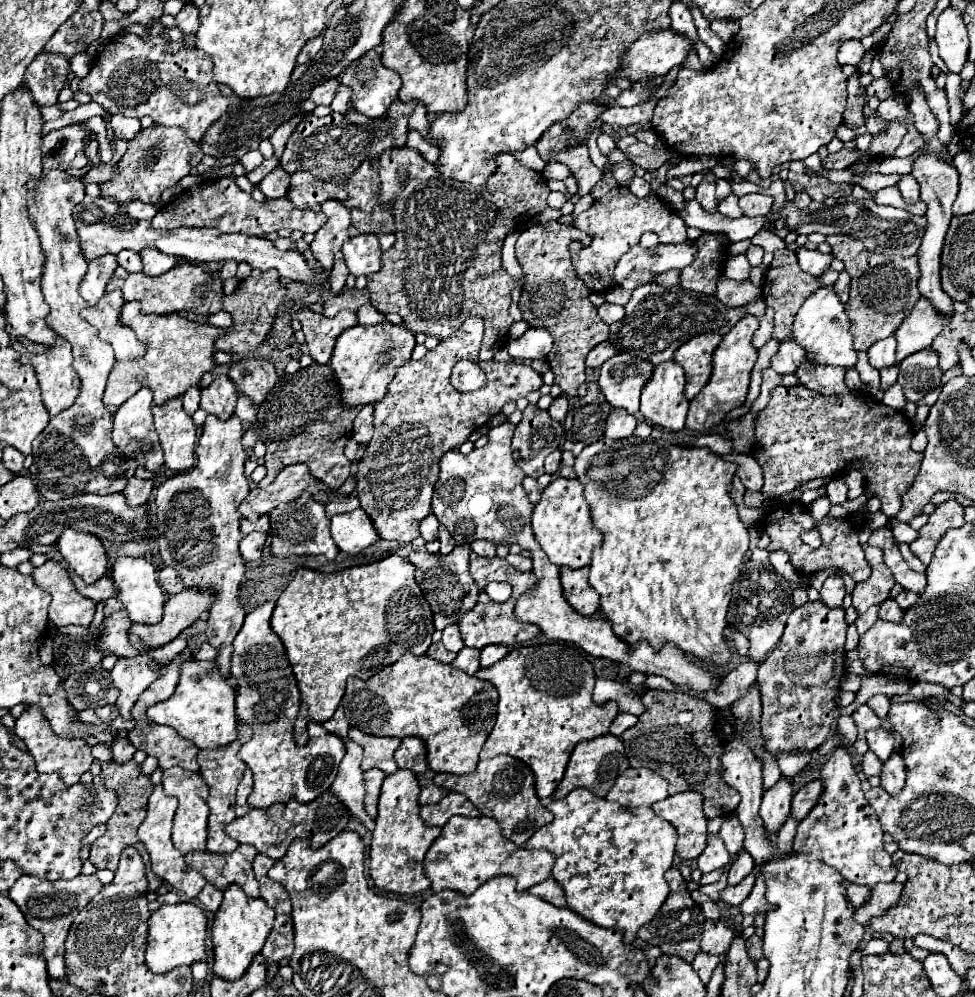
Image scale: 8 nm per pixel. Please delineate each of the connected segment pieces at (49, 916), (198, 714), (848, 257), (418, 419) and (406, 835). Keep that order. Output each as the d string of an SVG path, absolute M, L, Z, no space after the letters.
M22 875L10 889L10 899L20 907L30 927L40 931L44 935L44 957L48 975L54 981L66 979L66 967L64 967L64 939L68 935L68 929L74 921L74 917L86 907L86 903L98 895L102 889L102 883L96 875L78 875L74 879L36 879L32 875Z
M186 659L180 665L180 683L170 699L152 705L146 715L158 723L174 727L184 739L192 741L198 749L214 749L228 745L236 739L236 713L234 713L234 687L220 675L216 661Z
M828 235L826 243L832 247L832 255L844 263L850 273L850 299L846 303L846 315L850 319L850 331L854 335L856 351L868 351L868 347L896 333L900 323L912 311L914 303L920 299L918 293L918 259L904 257L884 257L880 253L868 251L858 239L850 235Z
M470 315L458 331L440 341L436 349L428 351L420 361L410 359L402 365L388 393L374 405L374 437L358 461L356 495L360 507L370 515L380 539L394 539L400 543L414 541L420 531L418 523L430 513L430 497L438 479L440 457L468 441L470 433L486 425L510 401L528 397L540 389L542 377L530 365L516 361L498 363L496 359L482 361L486 373L486 387L472 393L458 393L450 385L450 371L456 361L478 359L484 321Z
M398 769L394 775L388 775L382 783L376 827L372 831L370 843L370 877L374 885L390 893L418 893L430 887L430 879L424 875L424 855L440 835L440 827L428 827L420 819L418 805L418 779L412 771Z

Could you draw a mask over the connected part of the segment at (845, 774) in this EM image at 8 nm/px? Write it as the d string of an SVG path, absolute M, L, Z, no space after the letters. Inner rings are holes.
M838 747L822 765L820 781L824 783L824 795L820 795L816 807L812 807L808 817L798 825L792 845L794 853L814 853L816 859L838 869L846 881L856 885L874 887L876 883L894 881L898 871L884 849L884 831L874 809L864 797L852 757L844 747Z

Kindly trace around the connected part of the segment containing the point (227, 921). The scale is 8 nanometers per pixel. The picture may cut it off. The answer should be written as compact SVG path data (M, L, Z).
M228 887L224 889L224 899L220 909L214 915L212 921L212 947L214 947L214 973L228 979L236 981L244 971L248 969L248 963L256 953L260 953L272 923L274 923L274 909L268 907L260 897L252 899L240 887Z

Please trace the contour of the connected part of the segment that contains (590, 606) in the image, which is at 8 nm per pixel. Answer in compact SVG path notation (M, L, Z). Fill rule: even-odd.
M560 567L560 579L568 603L582 615L594 615L598 609L598 595L588 583L588 567Z

